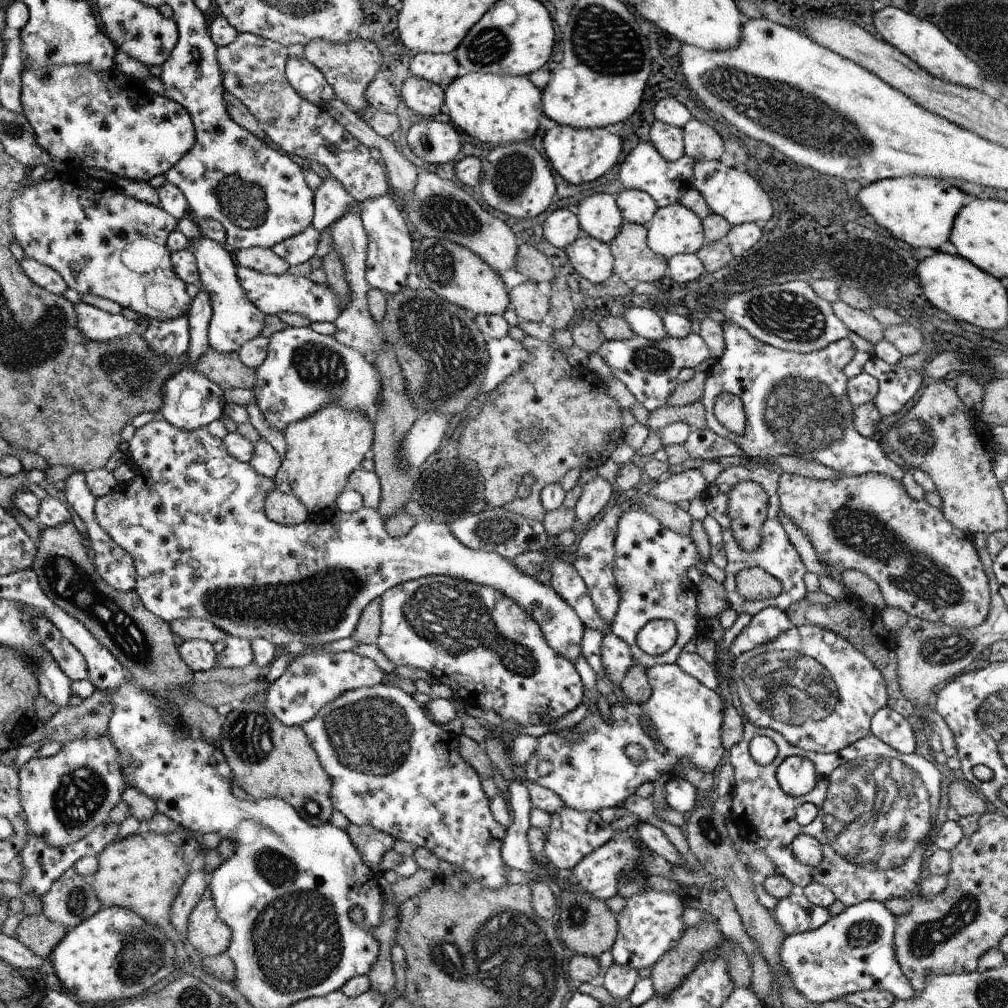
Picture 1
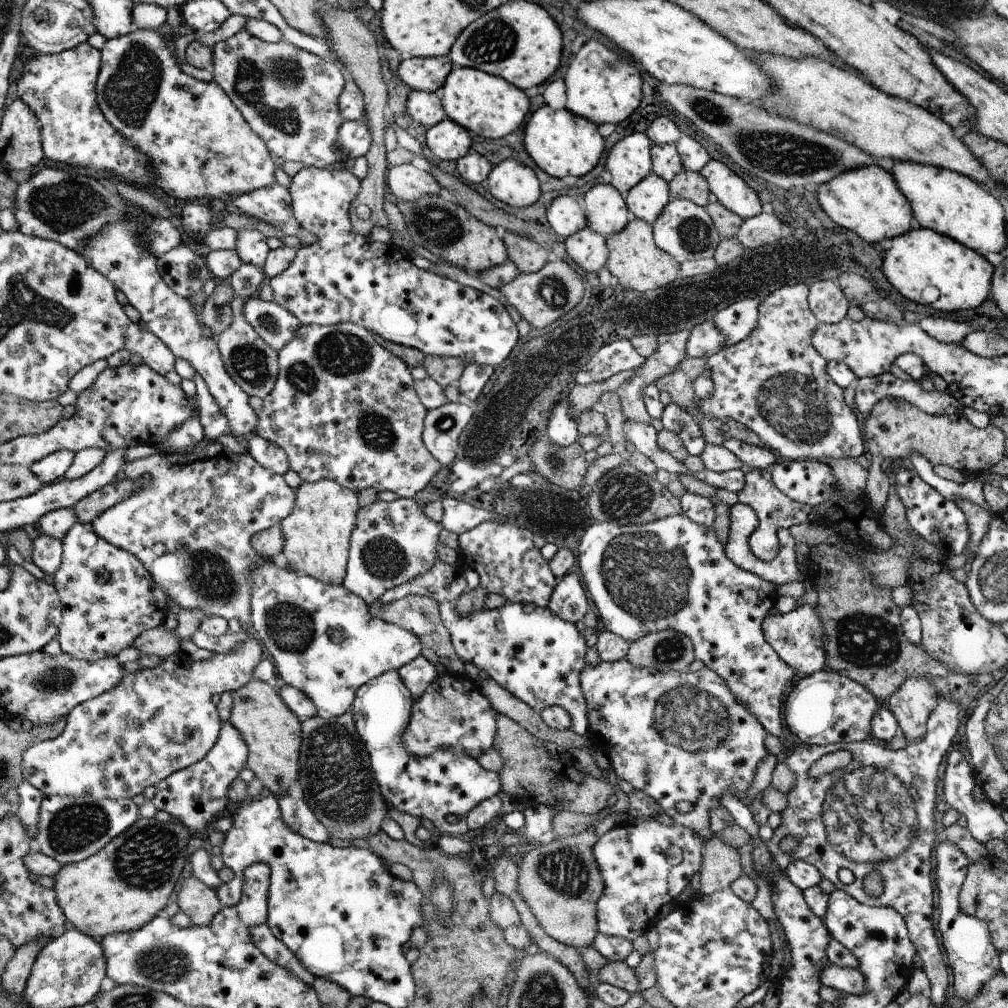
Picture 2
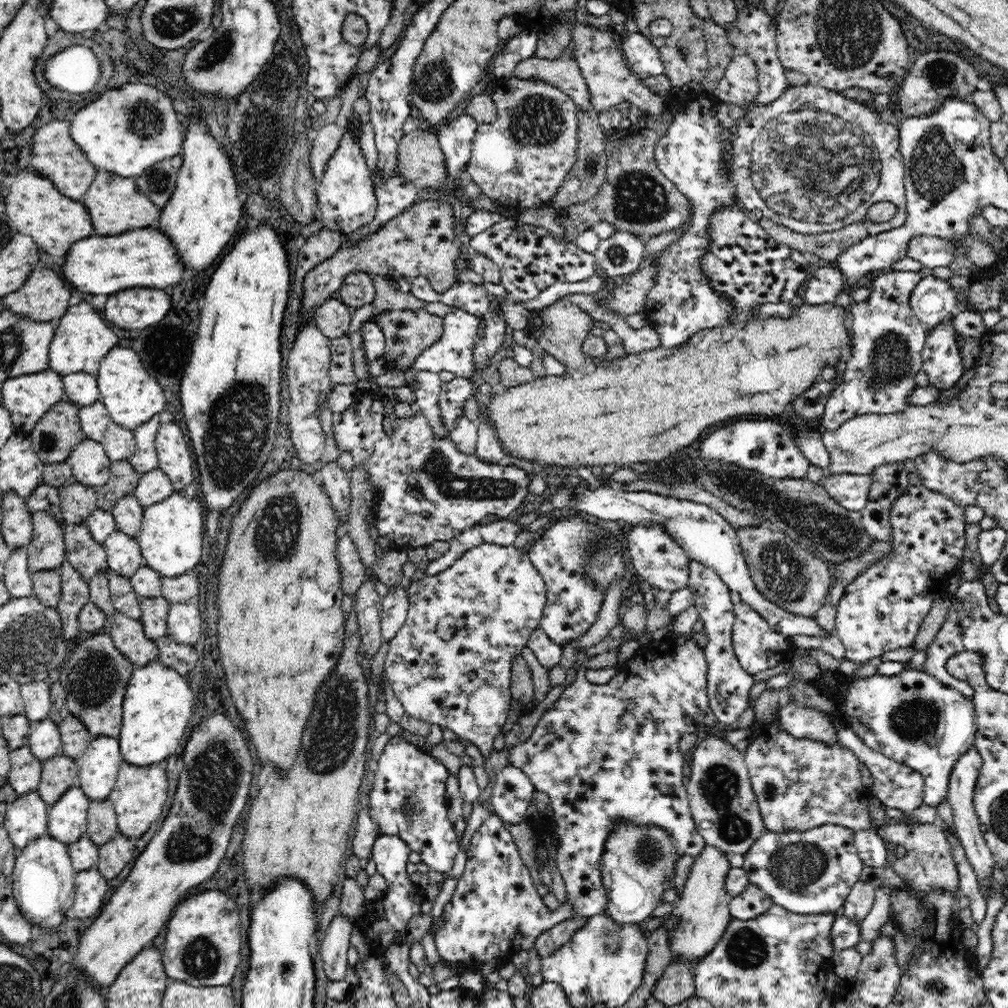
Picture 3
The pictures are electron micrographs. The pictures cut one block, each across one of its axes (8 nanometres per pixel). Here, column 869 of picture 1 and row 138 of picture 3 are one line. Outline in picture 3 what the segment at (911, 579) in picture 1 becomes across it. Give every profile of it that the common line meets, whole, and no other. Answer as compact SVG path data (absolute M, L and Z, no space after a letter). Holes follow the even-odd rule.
M499 77L493 80L493 91L491 97L495 102L497 108L497 117L490 124L481 124L477 126L476 134L473 138L473 144L471 148L471 157L467 164L467 171L470 173L472 181L476 182L481 188L482 192L486 194L490 199L495 200L499 205L509 208L512 212L526 209L537 209L544 206L549 206L552 198L557 193L558 189L562 189L563 186L568 183L567 174L569 170L574 166L576 149L577 149L577 104L566 93L562 92L555 86L546 84L543 80L522 80L512 77Z

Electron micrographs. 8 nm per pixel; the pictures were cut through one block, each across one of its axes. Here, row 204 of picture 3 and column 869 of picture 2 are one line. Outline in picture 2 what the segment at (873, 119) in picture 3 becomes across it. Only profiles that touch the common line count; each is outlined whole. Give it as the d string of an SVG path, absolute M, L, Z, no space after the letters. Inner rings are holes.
M939 698L936 708L928 717L925 737L901 750L890 750L888 744L874 739L812 745L810 748L803 748L802 744L789 750L791 754L779 757L779 760L797 774L796 785L787 794L788 806L780 812L782 824L773 830L772 838L765 842L773 856L773 863L777 864L781 873L785 874L790 863L803 860L813 864L837 889L845 890L858 902L897 910L905 918L910 940L930 981L931 1003L934 1006L942 1006L946 1002L950 988L948 964L934 933L938 910L932 901L934 882L930 877L930 860L935 852L934 825L939 818L935 807L936 786L940 764L948 754L946 750L960 726L958 712L960 709L955 701ZM839 749L849 750L853 754L848 766L831 774L822 774L817 779L808 777L808 770L816 760ZM787 836L797 840L790 852L780 848L780 843ZM842 868L852 872L854 882L844 884L840 881L838 872ZM872 870L877 870L884 877L885 891L882 896L870 896L862 890L863 876Z

